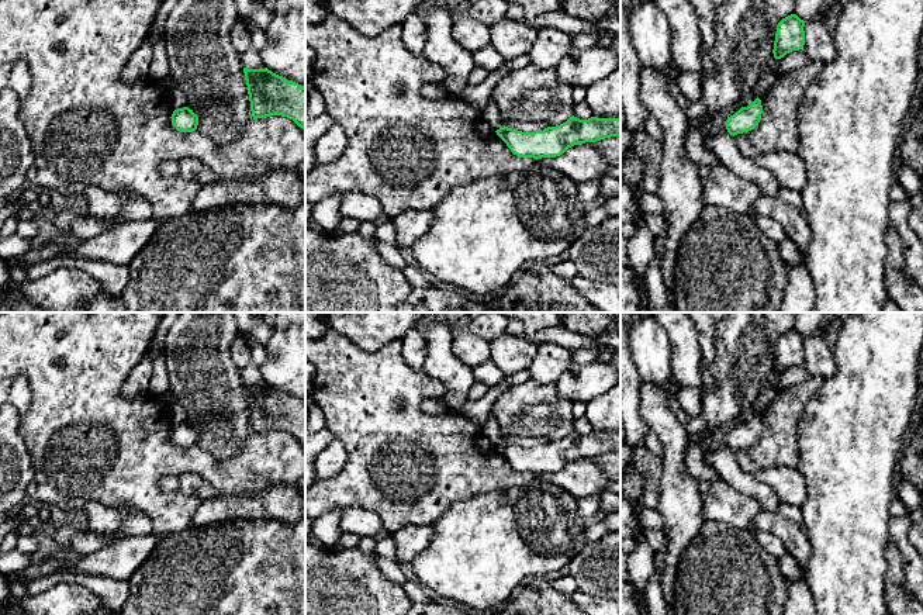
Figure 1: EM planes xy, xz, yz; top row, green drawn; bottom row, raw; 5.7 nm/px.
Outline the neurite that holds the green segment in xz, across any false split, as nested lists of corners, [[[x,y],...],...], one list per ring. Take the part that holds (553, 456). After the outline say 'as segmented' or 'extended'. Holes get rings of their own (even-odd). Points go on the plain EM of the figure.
[[[573,431],[543,446],[522,448],[504,440],[495,448],[518,473],[556,473],[574,460],[620,452],[620,433],[580,435]]]; as segmented

